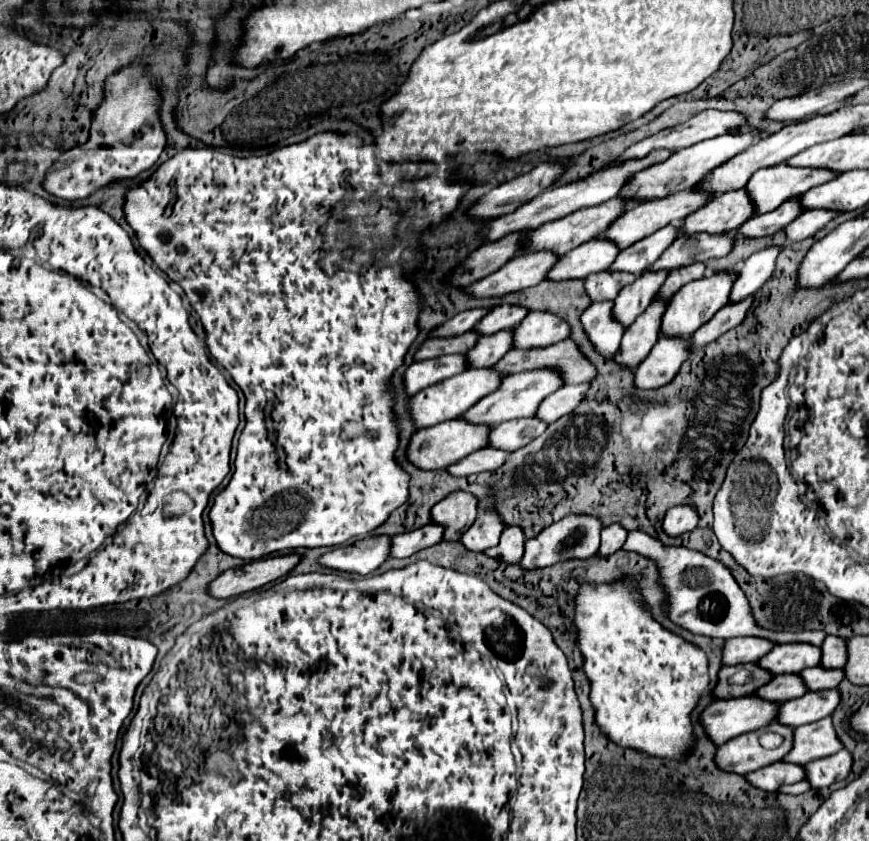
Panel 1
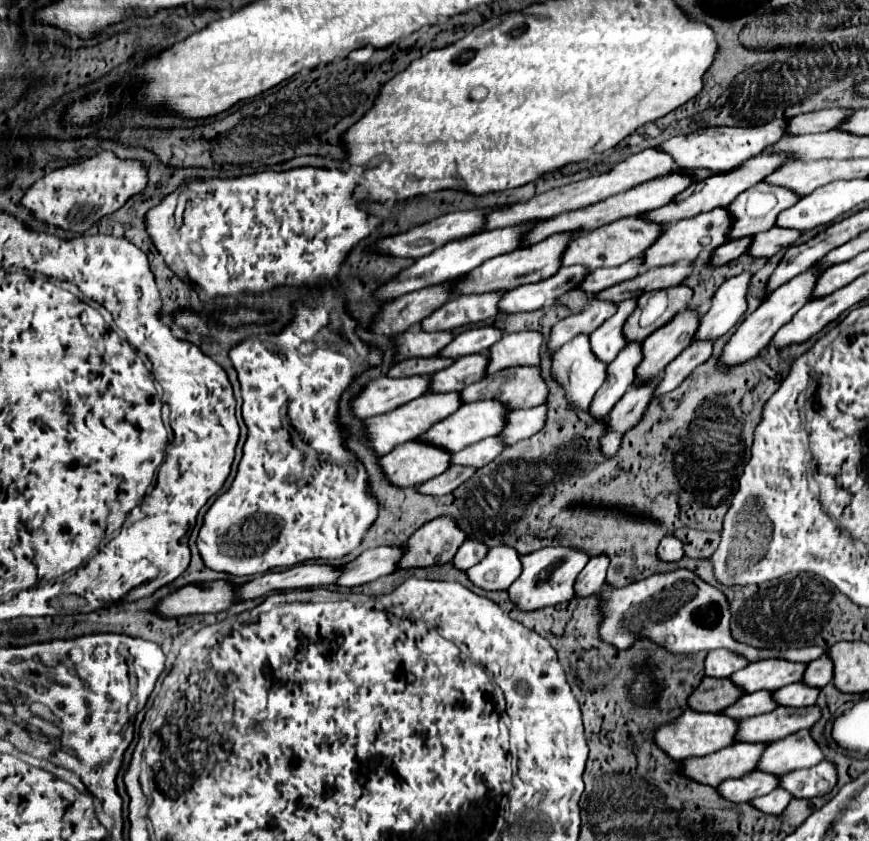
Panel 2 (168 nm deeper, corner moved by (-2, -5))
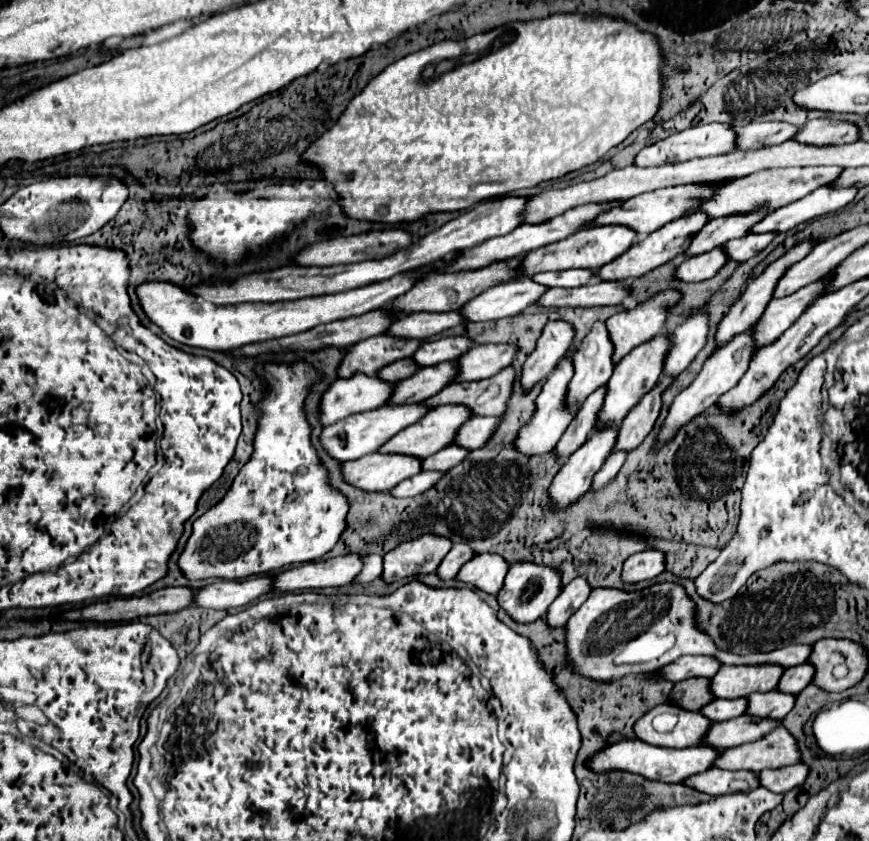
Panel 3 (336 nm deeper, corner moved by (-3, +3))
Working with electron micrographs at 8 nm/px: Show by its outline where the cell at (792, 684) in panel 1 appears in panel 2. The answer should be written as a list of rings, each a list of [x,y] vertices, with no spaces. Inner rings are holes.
[[[755,691],[739,699],[735,705],[731,705],[731,709],[725,709],[723,713],[735,719],[747,719],[753,715],[769,713],[775,707],[779,707],[779,703],[773,699],[773,691]]]

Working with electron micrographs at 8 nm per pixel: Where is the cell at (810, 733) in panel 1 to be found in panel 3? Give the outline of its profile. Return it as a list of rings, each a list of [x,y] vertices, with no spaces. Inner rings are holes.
[[[778,725],[768,735],[754,743],[744,743],[732,749],[724,749],[712,767],[718,769],[746,769],[760,773],[762,769],[778,769],[786,765],[794,765],[800,761],[800,751],[796,747],[796,739]]]

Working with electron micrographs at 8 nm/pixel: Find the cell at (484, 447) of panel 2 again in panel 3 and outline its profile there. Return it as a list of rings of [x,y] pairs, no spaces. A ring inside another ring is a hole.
[[[448,445],[446,449],[422,459],[422,471],[448,471],[452,465],[458,465],[464,459],[468,449],[456,449],[456,445]]]

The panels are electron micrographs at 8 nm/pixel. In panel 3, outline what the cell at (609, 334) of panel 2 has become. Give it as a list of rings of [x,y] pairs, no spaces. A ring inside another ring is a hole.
[[[596,323],[574,353],[574,375],[572,375],[572,379],[568,383],[568,391],[566,391],[568,405],[576,405],[580,409],[582,403],[588,399],[588,395],[592,395],[596,389],[600,389],[608,383],[612,371],[614,371],[612,343],[608,341],[608,331],[604,329],[604,323]]]

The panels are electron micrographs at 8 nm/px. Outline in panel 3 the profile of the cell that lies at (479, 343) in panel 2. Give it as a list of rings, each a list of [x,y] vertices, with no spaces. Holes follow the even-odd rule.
[[[442,337],[436,341],[426,341],[412,355],[418,367],[430,367],[444,361],[456,361],[456,357],[464,355],[472,345],[464,341],[464,337]]]

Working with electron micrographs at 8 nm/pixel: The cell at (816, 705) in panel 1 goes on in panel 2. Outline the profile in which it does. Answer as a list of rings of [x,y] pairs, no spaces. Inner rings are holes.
[[[811,705],[805,709],[777,707],[771,713],[755,715],[749,721],[739,723],[739,737],[735,741],[747,743],[773,743],[799,729],[811,729],[821,719],[821,707]]]

